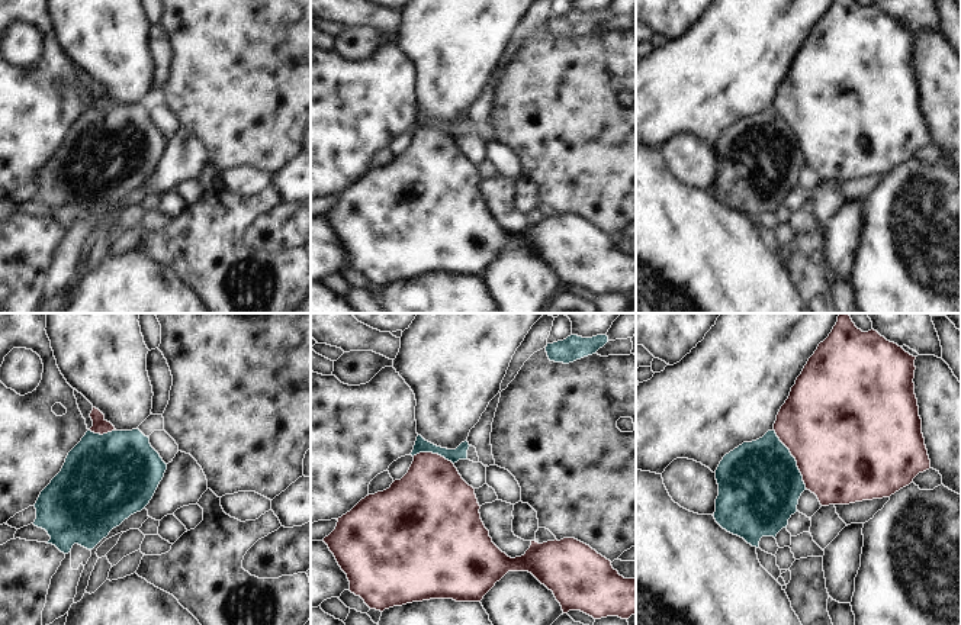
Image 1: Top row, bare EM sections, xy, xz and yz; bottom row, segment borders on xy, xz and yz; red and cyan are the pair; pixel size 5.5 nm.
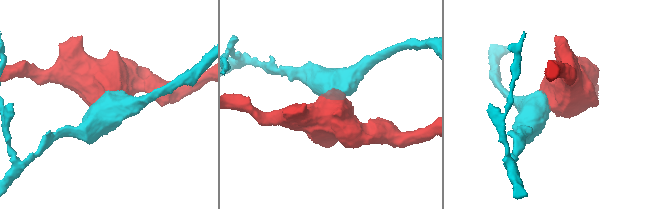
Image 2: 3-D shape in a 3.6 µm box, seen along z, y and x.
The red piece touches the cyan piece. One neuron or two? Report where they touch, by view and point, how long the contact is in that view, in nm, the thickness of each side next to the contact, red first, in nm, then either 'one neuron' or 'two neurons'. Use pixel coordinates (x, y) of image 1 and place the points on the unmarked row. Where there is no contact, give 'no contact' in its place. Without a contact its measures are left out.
yz (794, 132) | 380 nm | 500/460 nm | two neurons

